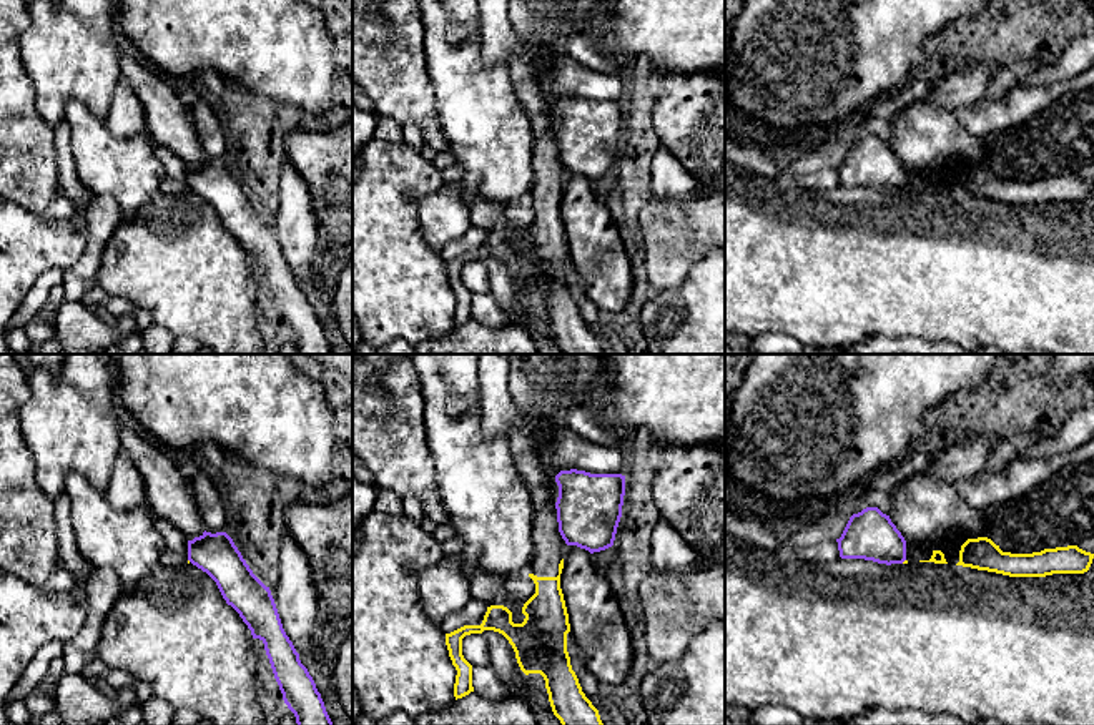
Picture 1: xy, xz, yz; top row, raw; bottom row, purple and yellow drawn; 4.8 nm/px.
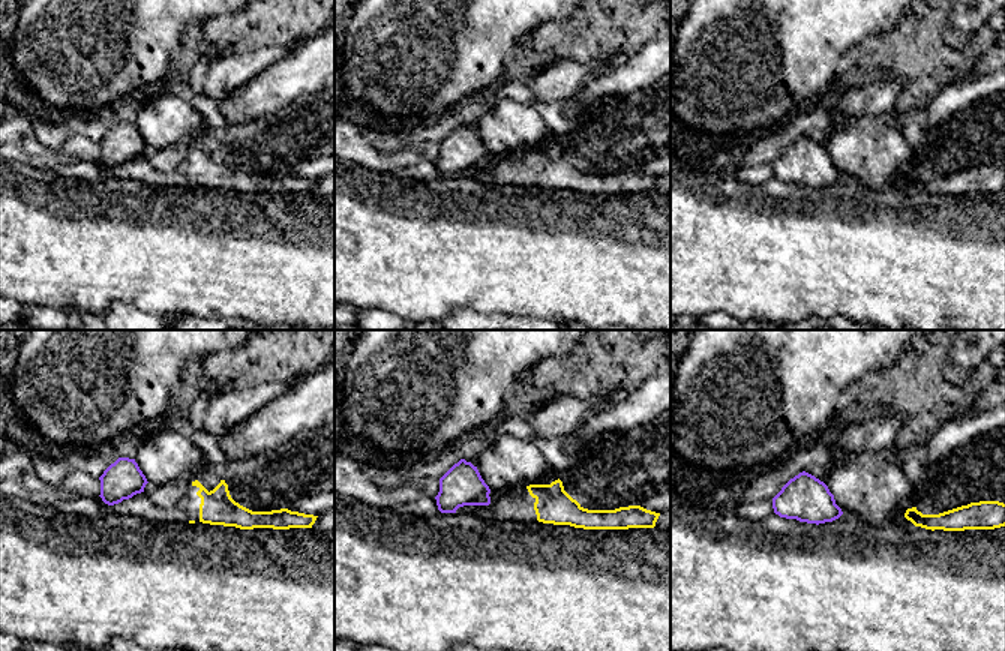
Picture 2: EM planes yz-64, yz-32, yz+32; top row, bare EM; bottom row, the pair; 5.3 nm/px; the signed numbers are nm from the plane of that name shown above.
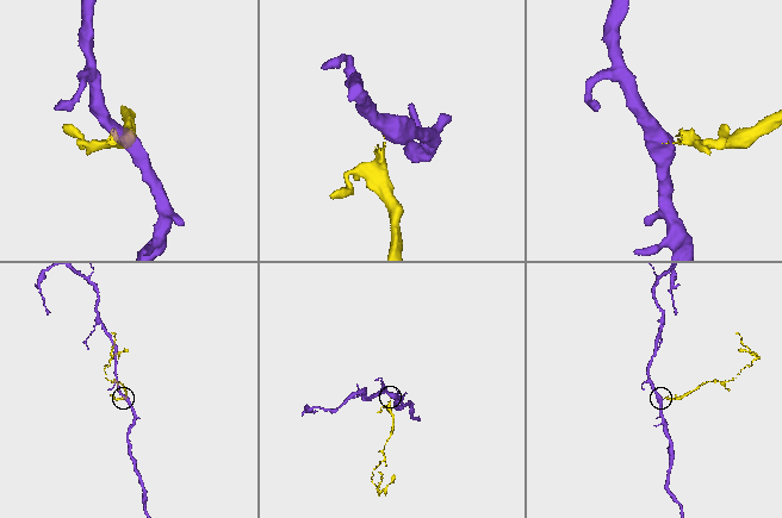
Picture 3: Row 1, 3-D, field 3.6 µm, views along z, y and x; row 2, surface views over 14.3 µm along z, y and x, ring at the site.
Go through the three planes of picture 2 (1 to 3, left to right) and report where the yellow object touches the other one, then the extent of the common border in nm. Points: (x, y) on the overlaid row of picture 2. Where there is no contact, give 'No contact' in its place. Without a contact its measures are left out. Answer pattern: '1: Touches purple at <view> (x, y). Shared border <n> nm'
1: No contact
2: No contact
3: No contact

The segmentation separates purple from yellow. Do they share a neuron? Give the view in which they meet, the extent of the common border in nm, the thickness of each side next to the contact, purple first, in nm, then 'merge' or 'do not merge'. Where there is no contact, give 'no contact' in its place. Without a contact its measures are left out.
contact in yz; length 30 nm; calibres 240 and 20 nm; do not merge

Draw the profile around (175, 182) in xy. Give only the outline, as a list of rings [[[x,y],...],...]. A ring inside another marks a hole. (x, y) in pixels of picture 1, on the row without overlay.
[[[156,145],[155,153],[166,171],[163,181],[160,183],[160,191],[168,195],[180,195],[188,191],[186,163],[163,145]]]

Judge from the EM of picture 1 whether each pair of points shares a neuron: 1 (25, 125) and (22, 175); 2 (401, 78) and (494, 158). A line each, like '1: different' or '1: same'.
1: same
2: different

